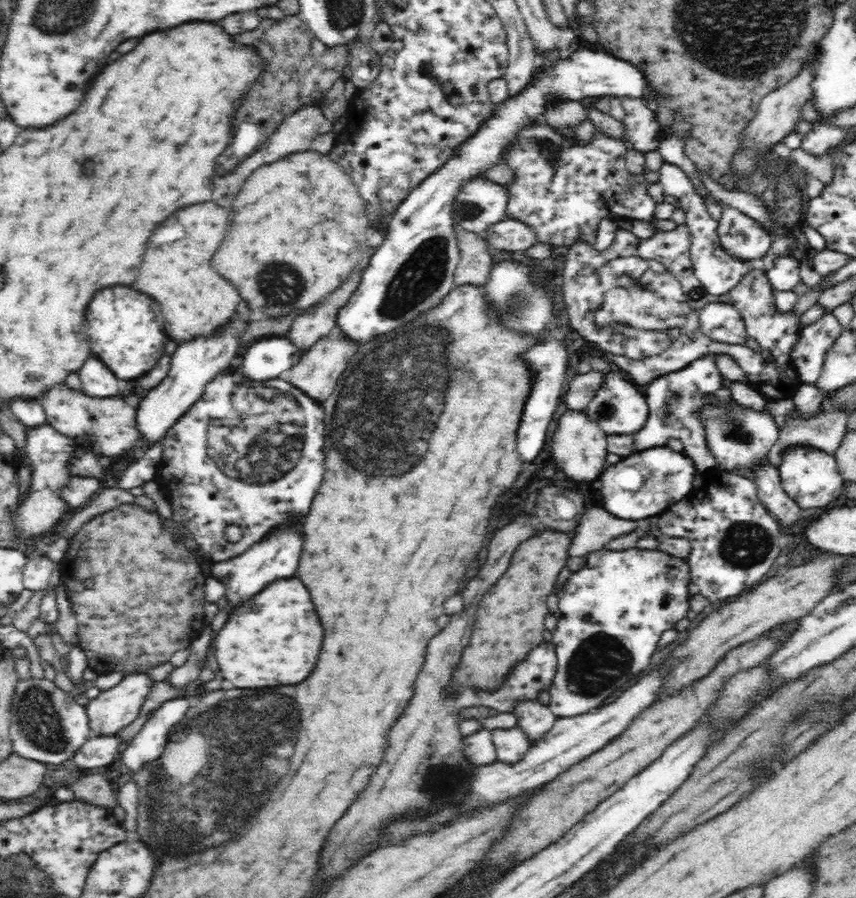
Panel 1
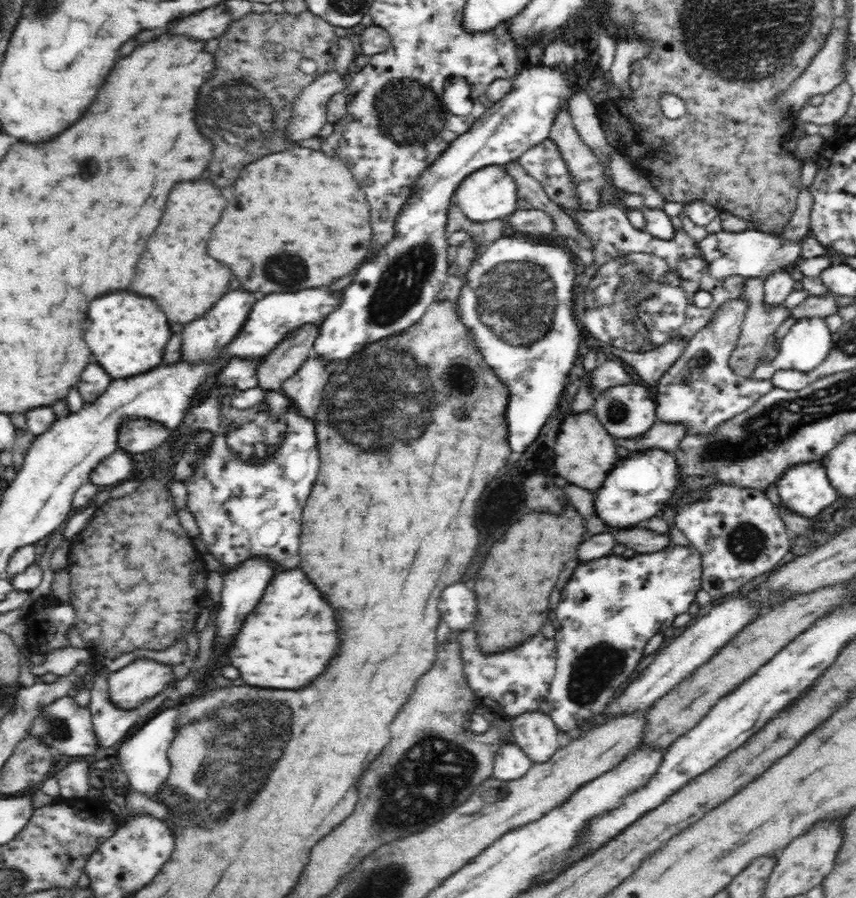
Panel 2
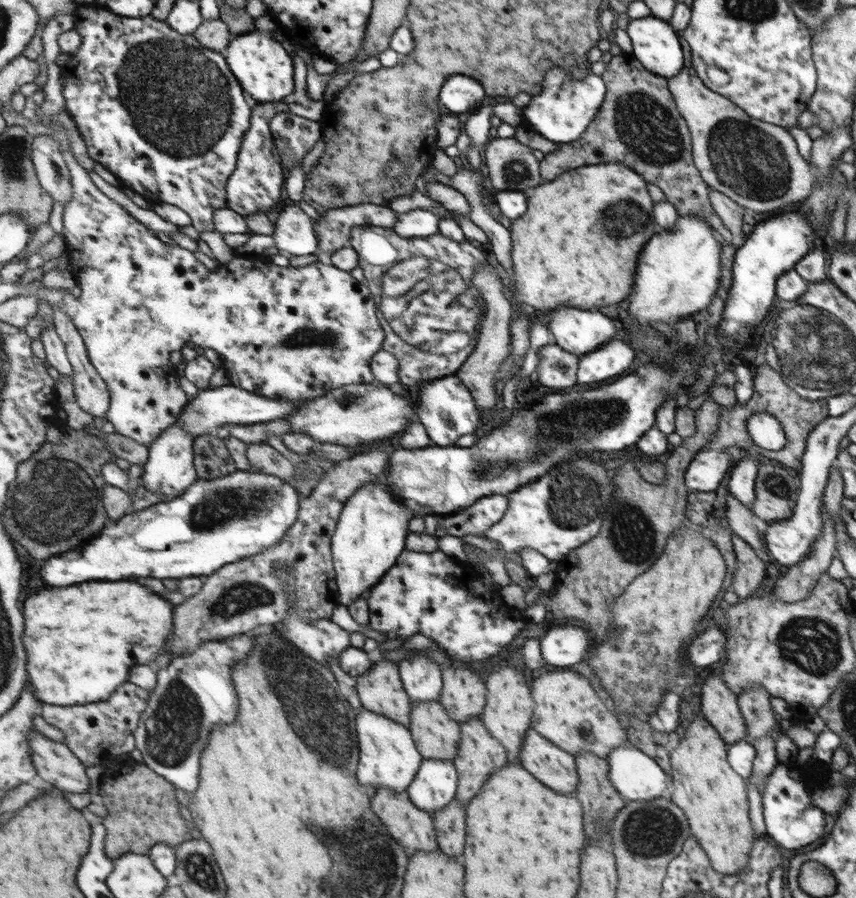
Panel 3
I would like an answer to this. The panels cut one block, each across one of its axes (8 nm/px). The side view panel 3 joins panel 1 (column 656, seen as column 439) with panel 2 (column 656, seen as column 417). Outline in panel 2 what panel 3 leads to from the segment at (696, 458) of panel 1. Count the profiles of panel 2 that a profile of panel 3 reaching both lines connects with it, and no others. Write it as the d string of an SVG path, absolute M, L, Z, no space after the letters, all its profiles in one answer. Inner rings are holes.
M738 297L723 302L712 315L709 323L688 342L677 361L656 384L657 418L666 423L682 423L686 434L710 433L730 417L738 416L775 386L771 380L744 379L733 373L728 364L729 356L737 345L740 326L744 322L748 301Z

